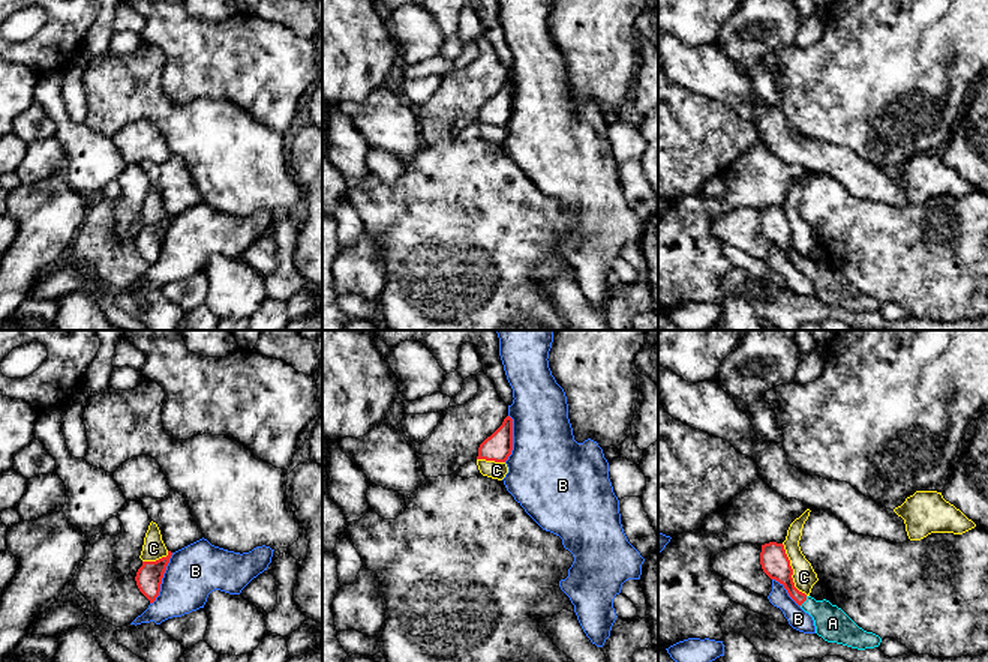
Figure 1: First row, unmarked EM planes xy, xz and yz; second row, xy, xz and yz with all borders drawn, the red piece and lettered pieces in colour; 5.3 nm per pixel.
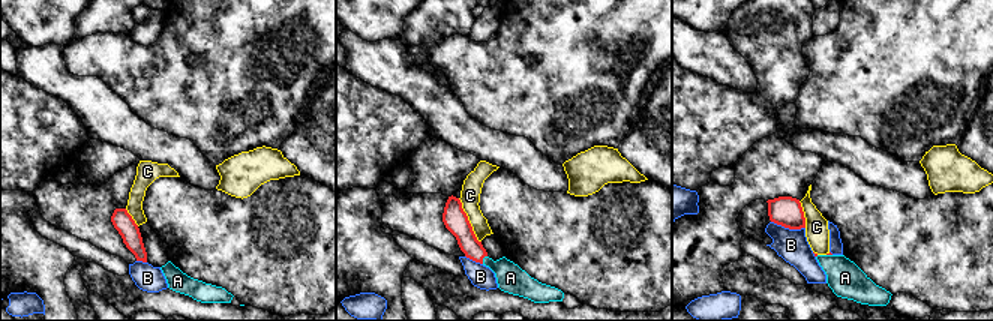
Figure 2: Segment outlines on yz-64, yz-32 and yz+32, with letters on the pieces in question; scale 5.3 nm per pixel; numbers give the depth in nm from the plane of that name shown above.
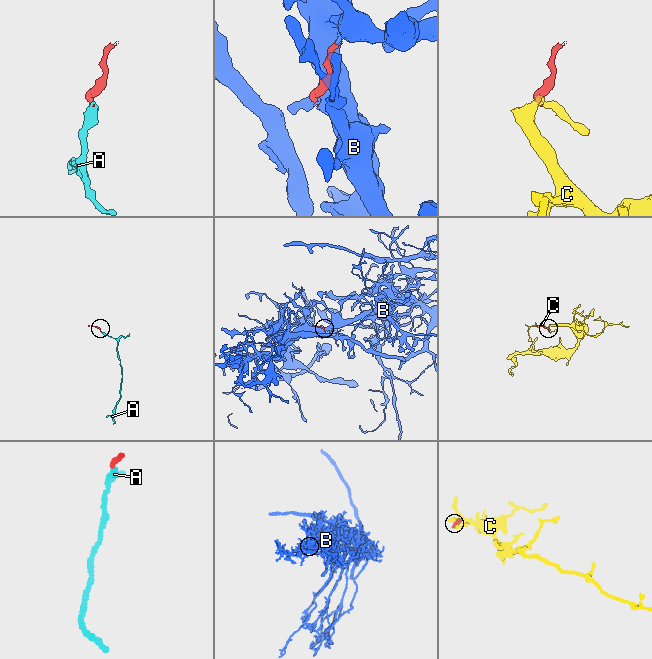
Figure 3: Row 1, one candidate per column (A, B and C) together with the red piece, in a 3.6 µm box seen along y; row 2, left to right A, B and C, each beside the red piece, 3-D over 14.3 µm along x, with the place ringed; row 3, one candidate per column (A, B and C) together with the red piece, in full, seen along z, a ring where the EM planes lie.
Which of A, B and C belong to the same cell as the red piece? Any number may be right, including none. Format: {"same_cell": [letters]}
{"same_cell": ["A"]}

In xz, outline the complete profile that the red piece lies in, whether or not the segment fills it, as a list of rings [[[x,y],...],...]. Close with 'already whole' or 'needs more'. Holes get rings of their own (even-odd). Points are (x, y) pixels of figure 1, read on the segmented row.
[[[507,416],[502,425],[478,447],[477,459],[505,462],[513,450],[513,419]]] | already whole

